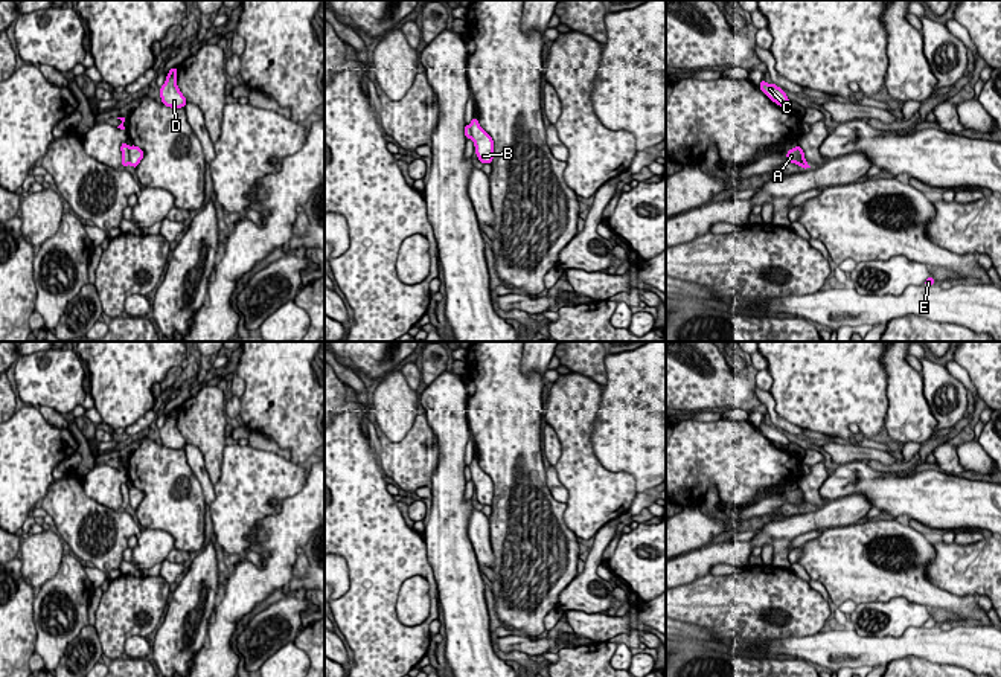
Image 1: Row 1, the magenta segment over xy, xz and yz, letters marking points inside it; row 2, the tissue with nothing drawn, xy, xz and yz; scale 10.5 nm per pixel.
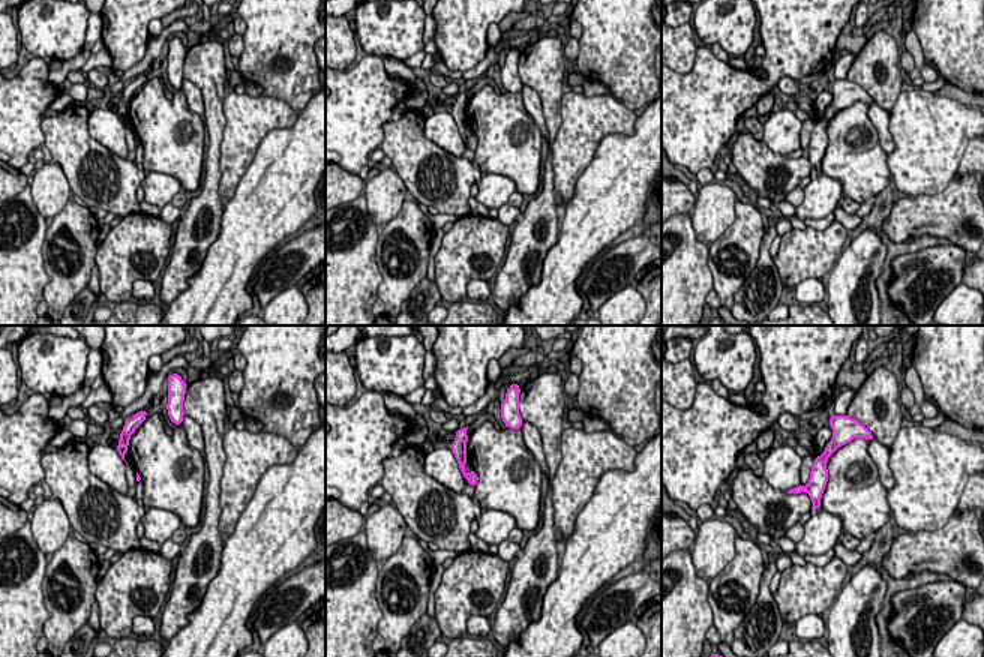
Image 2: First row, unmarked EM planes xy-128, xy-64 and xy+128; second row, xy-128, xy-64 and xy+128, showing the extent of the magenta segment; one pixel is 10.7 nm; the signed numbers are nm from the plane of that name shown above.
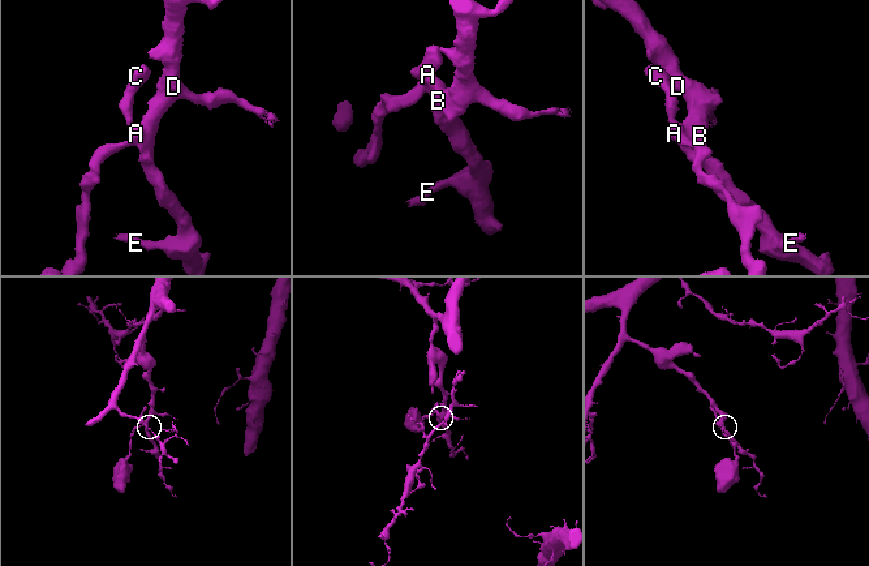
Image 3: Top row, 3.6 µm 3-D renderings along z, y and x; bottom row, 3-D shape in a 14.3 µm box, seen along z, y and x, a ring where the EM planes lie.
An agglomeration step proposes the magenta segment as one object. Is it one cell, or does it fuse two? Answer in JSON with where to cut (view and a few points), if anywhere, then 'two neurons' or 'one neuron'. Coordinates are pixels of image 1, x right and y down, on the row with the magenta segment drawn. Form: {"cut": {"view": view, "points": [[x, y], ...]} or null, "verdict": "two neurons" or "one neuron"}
{"cut": {"view": "xy", "points": [[128, 148], [130, 163]]}, "verdict": "two neurons"}

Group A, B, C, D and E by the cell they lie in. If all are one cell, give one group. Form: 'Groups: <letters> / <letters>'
Groups: A B D E / C

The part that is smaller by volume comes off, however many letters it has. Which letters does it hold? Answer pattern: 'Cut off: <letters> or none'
Cut off: C

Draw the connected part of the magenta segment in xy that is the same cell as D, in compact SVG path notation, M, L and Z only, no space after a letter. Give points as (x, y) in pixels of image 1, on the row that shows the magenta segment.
M172 67L168 72L166 81L165 84L160 87L160 98L162 98L162 104L171 108L184 108L186 105L186 98L183 96L183 93L180 91L180 88L177 87L177 73L178 69Z

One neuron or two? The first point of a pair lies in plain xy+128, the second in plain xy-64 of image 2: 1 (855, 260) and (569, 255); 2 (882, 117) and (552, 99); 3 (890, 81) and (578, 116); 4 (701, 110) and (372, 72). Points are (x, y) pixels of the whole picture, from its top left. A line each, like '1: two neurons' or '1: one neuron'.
1: two neurons
2: two neurons
3: two neurons
4: one neuron

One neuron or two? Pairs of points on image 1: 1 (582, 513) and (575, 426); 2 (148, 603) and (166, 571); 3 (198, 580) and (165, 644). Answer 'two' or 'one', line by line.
1: one
2: two
3: one

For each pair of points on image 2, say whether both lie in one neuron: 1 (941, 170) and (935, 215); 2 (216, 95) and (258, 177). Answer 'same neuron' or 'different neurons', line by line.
1: different neurons
2: different neurons

